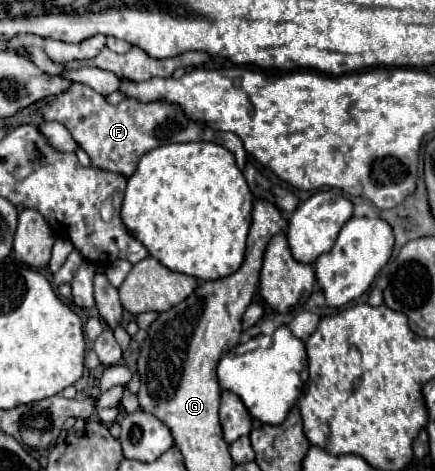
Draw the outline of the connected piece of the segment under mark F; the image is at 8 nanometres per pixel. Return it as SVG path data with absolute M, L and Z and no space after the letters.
M72 82L70 88L58 96L54 96L48 104L38 108L38 114L44 120L56 120L68 128L72 138L78 142L78 146L90 156L96 168L122 174L130 178L134 170L138 168L140 158L166 144L174 142L200 142L210 140L224 148L228 148L236 156L236 164L242 170L246 166L246 150L242 140L232 132L216 132L212 128L206 128L204 122L190 120L178 104L166 102L166 100L154 100L154 102L140 102L136 98L124 98L120 104L108 104L102 94L92 90L86 84Z

